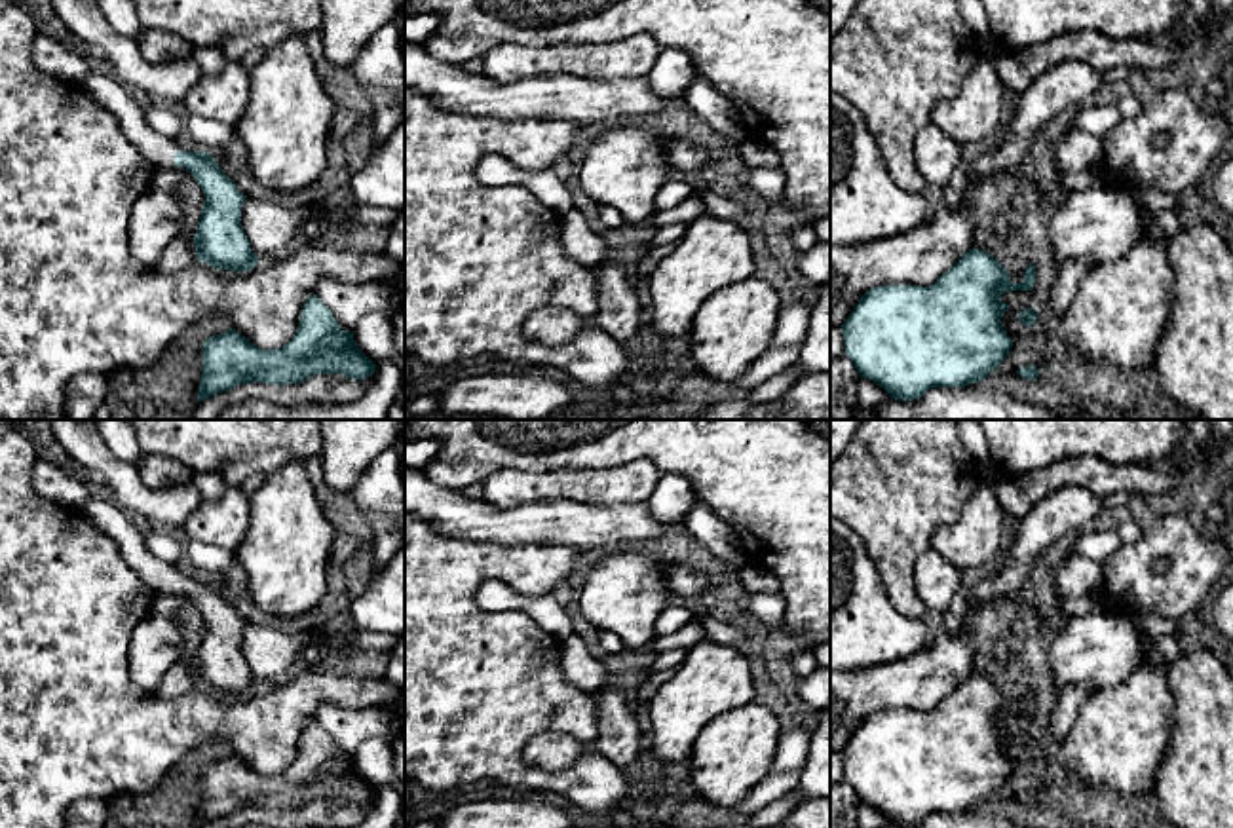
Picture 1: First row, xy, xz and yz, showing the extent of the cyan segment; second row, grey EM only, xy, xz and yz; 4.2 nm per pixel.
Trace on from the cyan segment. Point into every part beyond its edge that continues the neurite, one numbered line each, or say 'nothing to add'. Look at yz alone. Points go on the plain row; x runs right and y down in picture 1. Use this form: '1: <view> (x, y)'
nothing to add

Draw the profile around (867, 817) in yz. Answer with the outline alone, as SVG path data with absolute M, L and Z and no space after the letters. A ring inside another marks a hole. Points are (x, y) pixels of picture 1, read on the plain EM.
M861 803L857 809L857 828L885 828L889 819L868 803Z

